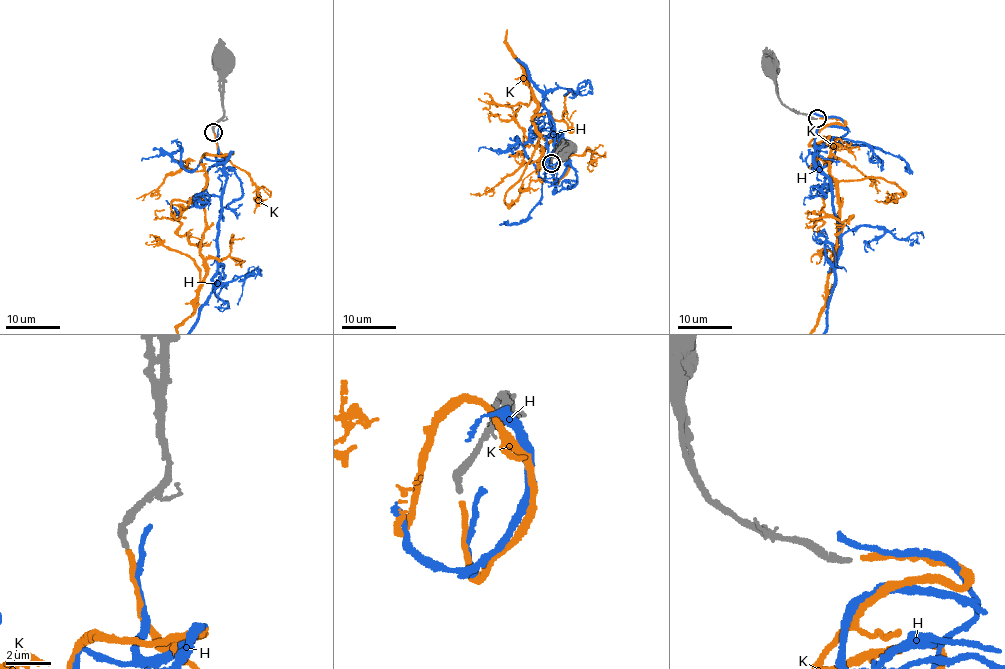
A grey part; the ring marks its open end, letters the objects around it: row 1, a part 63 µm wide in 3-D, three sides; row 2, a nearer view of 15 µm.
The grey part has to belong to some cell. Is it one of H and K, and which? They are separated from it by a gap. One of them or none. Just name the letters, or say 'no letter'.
K

